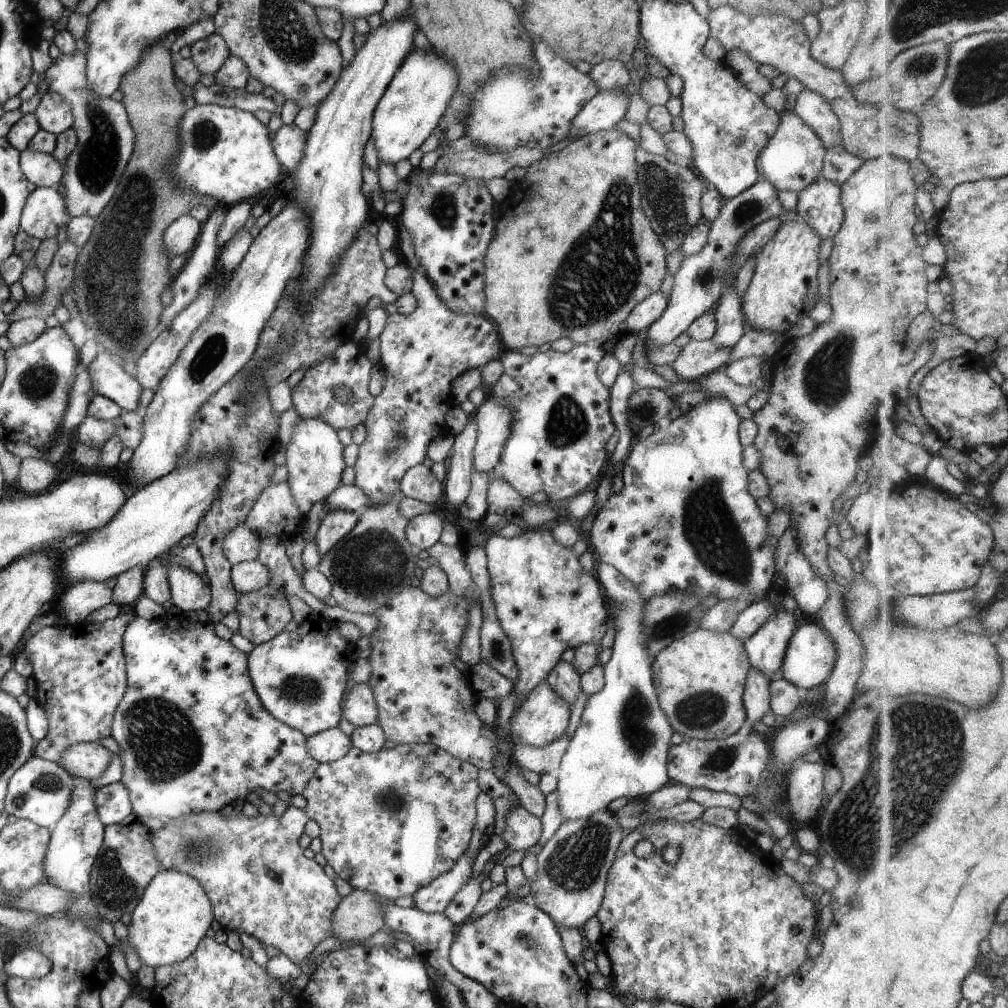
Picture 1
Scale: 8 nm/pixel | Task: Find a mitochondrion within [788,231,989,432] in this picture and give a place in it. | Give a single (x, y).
(826, 377)

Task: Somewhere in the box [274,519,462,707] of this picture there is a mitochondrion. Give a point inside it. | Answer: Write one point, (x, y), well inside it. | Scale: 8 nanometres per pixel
(374, 561)

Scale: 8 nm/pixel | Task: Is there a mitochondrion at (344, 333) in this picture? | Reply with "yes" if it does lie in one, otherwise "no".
no

